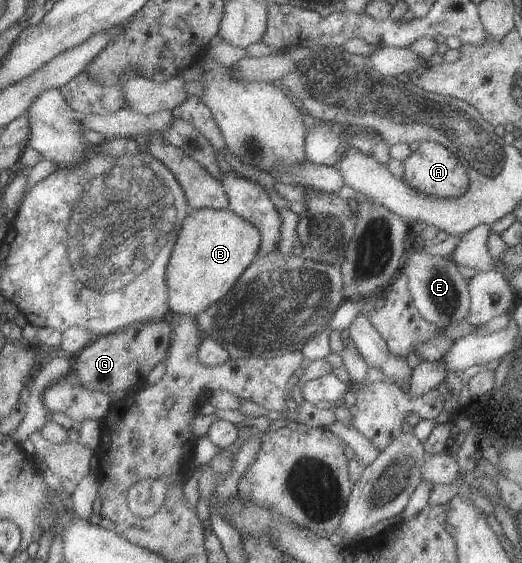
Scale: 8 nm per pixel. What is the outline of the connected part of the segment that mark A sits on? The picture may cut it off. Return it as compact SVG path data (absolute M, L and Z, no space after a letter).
M431 141L419 142L418 148L411 151L403 161L401 178L417 192L442 199L460 197L467 190L469 184L466 170L461 166L458 158L442 144Z

